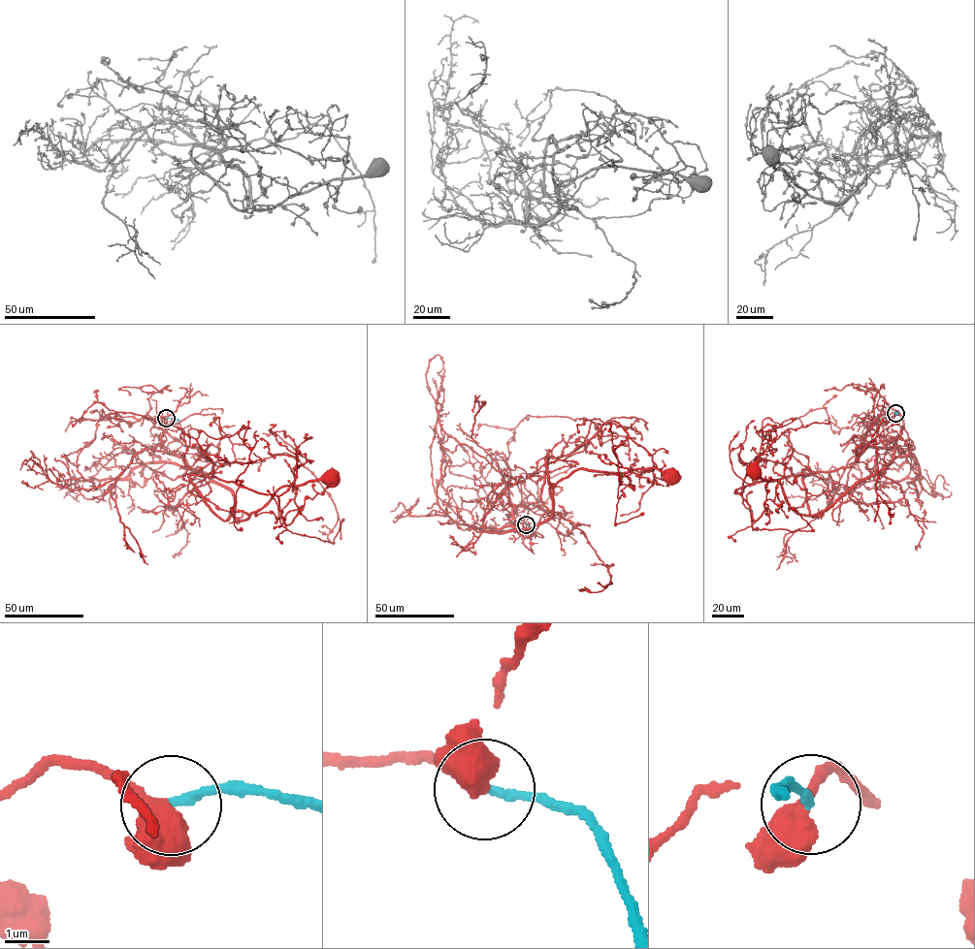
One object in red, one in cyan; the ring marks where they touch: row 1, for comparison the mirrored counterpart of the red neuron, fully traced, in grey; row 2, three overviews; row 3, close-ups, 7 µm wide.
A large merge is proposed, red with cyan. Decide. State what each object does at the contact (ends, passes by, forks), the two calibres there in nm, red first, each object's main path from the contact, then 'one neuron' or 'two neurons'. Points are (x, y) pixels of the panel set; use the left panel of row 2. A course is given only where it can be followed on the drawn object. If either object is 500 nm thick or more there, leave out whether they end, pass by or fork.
red passes by | cyan ends | 480/190 nm | red via (166, 418), (158, 421), (181, 443), (169, 453), (229, 489), (240, 520), (249, 519), (281, 487), (330, 478) | cyan via (166, 418), (178, 421) | one neuron

